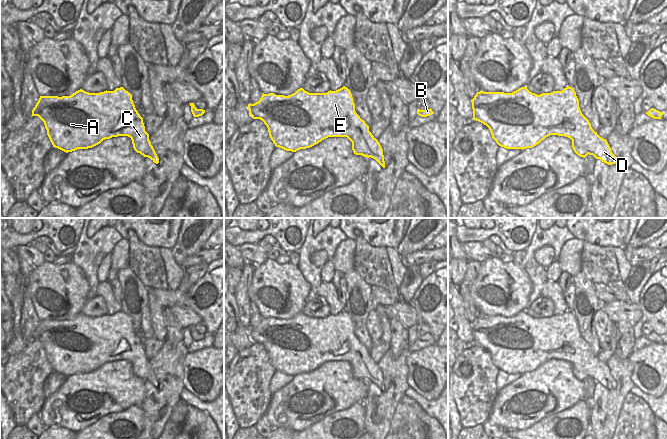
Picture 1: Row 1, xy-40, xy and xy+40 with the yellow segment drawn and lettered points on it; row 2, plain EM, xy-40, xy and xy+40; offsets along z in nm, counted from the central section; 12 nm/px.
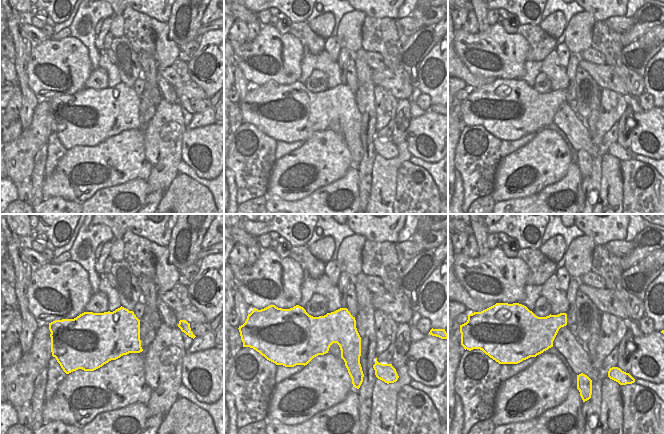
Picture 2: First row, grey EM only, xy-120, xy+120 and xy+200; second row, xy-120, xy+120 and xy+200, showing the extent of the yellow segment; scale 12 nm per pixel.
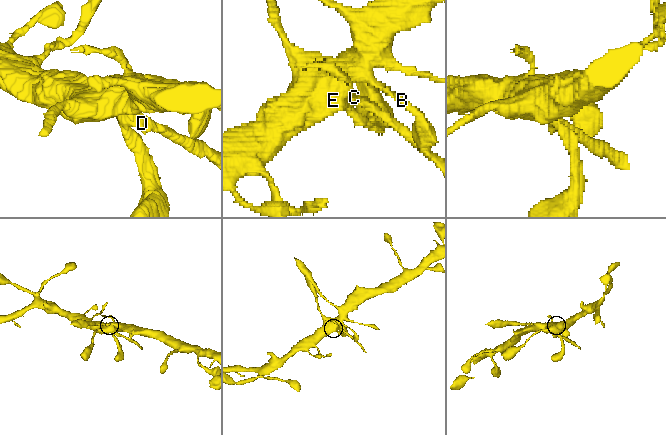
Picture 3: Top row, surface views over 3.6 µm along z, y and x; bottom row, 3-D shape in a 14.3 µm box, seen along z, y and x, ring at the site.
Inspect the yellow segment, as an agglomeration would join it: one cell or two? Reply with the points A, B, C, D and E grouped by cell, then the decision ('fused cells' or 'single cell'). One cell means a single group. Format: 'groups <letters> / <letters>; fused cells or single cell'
groups A B C E / D; fused cells

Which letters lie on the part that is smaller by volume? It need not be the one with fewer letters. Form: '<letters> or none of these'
D

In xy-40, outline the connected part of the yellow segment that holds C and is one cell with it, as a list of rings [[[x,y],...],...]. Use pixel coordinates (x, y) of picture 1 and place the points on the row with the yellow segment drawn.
[[[123,87],[100,93],[89,93],[80,89],[70,96],[40,96],[32,110],[32,116],[38,116],[44,122],[53,147],[66,153],[92,148],[105,139],[118,136],[130,137],[137,153],[140,153],[138,149],[142,146],[147,148],[151,145],[132,95]]]

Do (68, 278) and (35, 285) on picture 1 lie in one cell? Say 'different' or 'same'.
same

